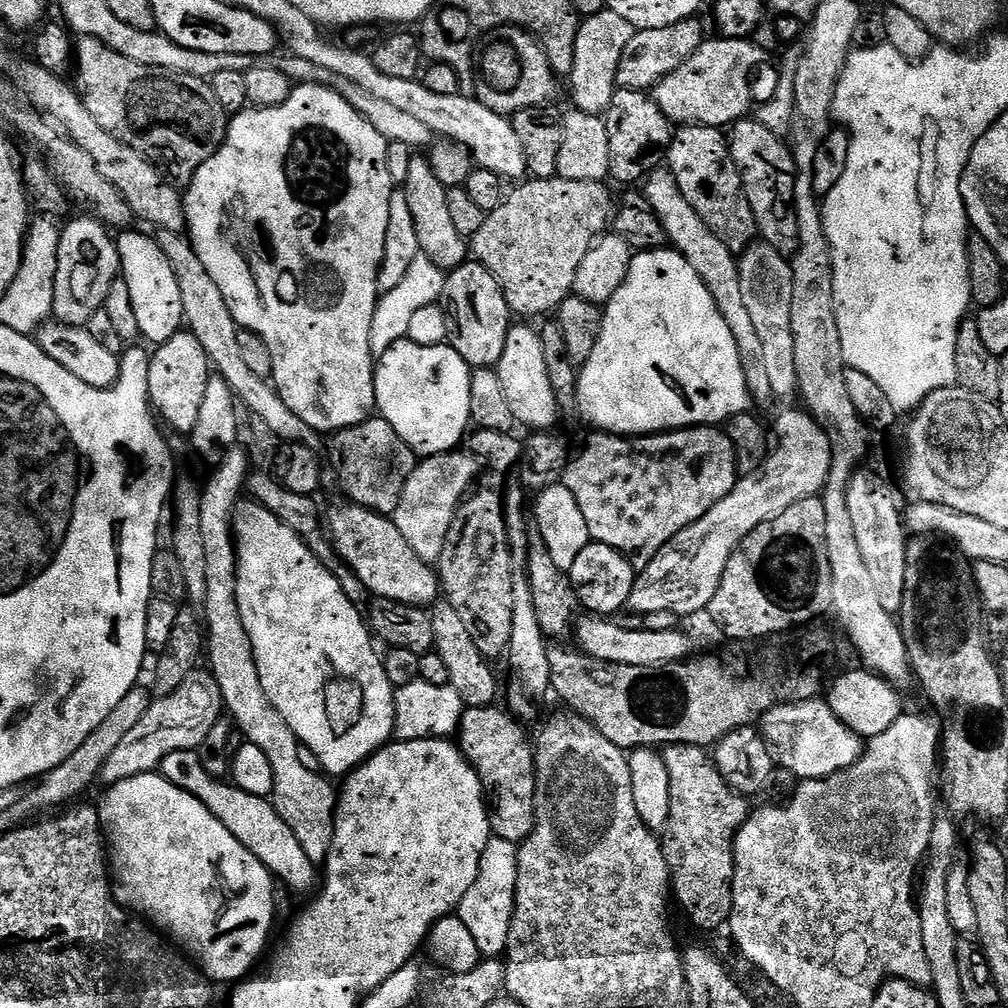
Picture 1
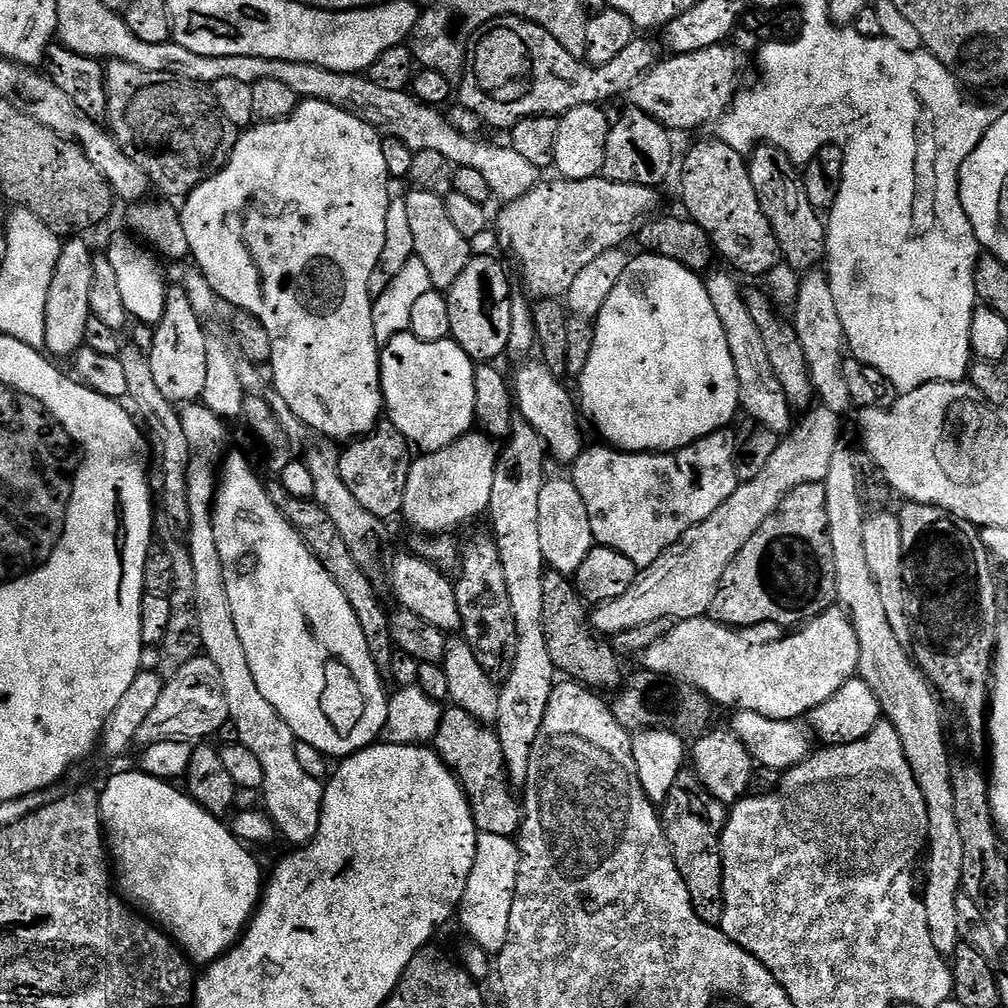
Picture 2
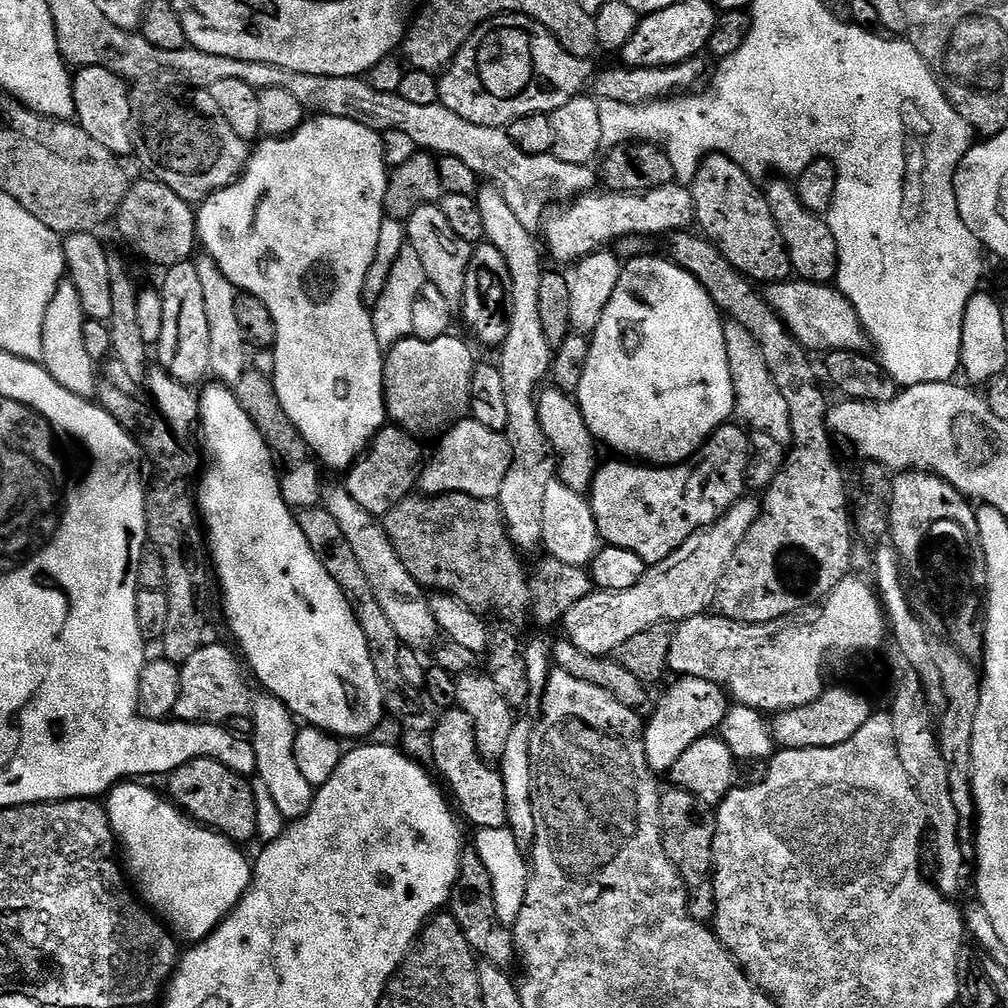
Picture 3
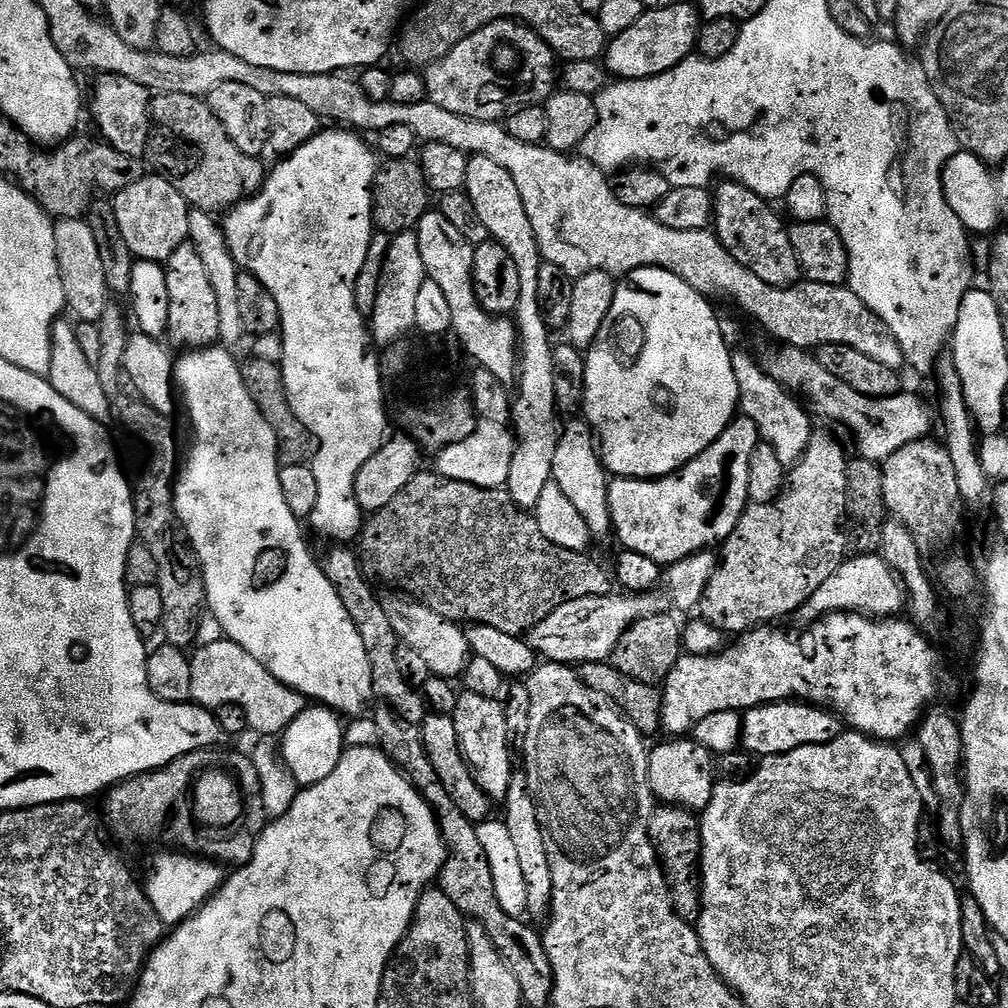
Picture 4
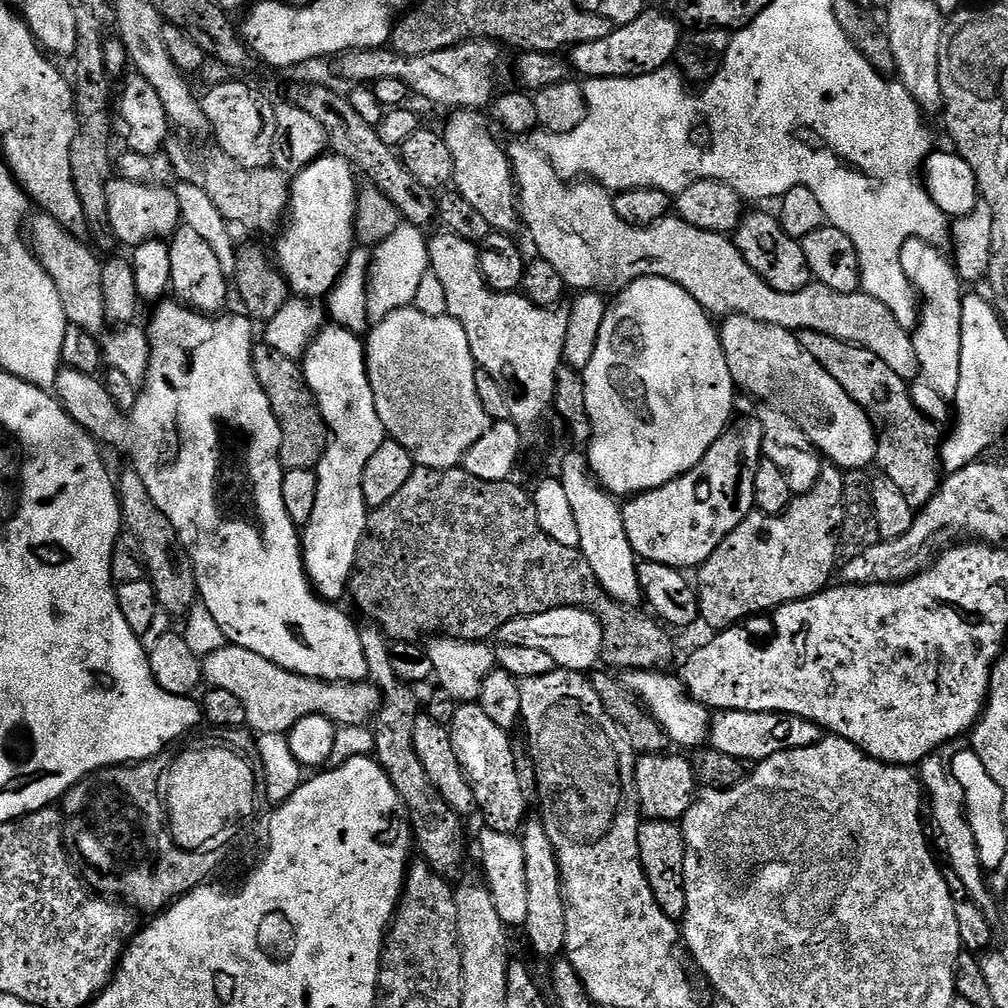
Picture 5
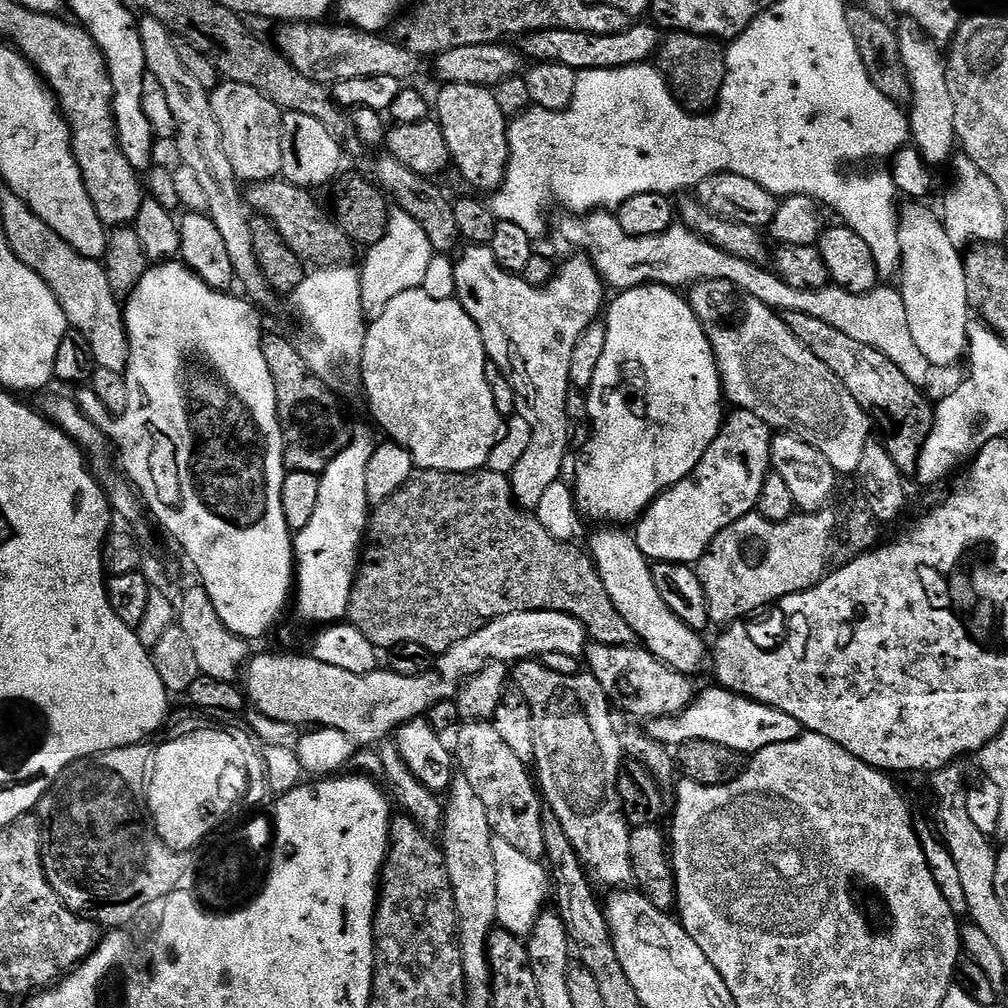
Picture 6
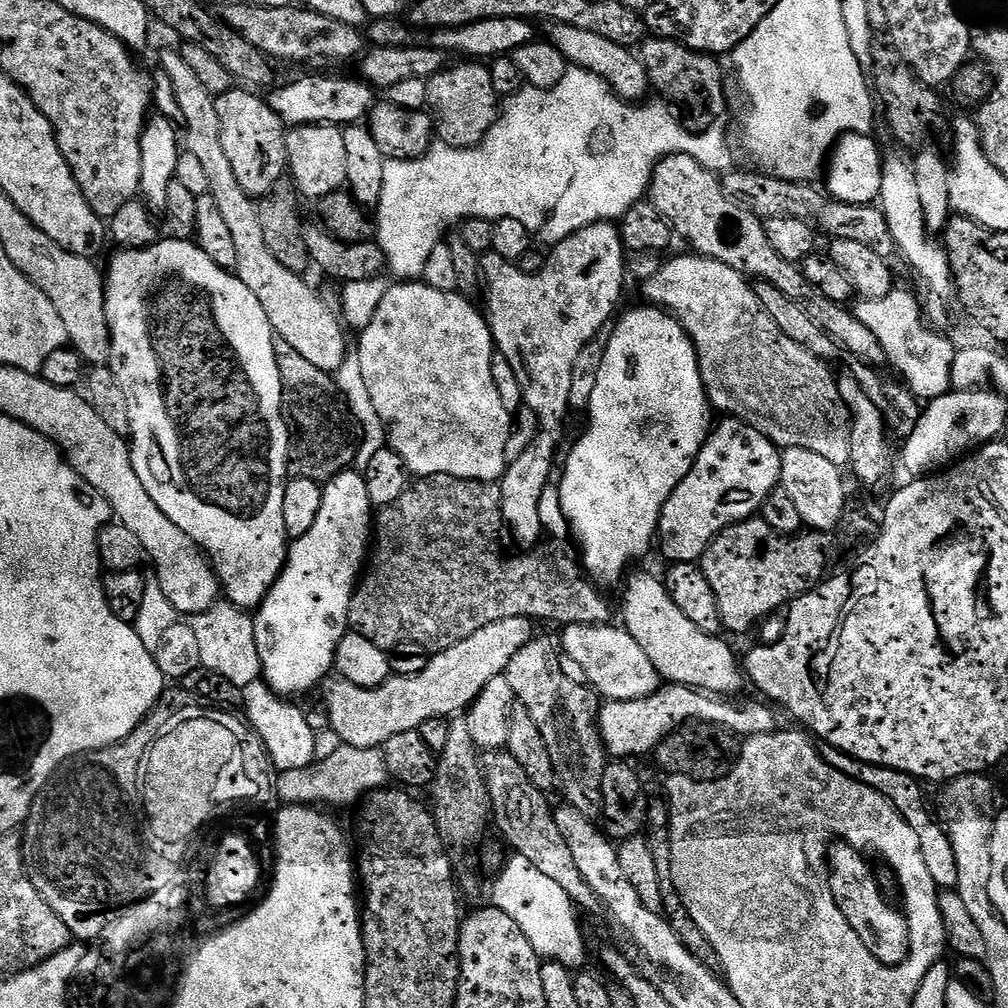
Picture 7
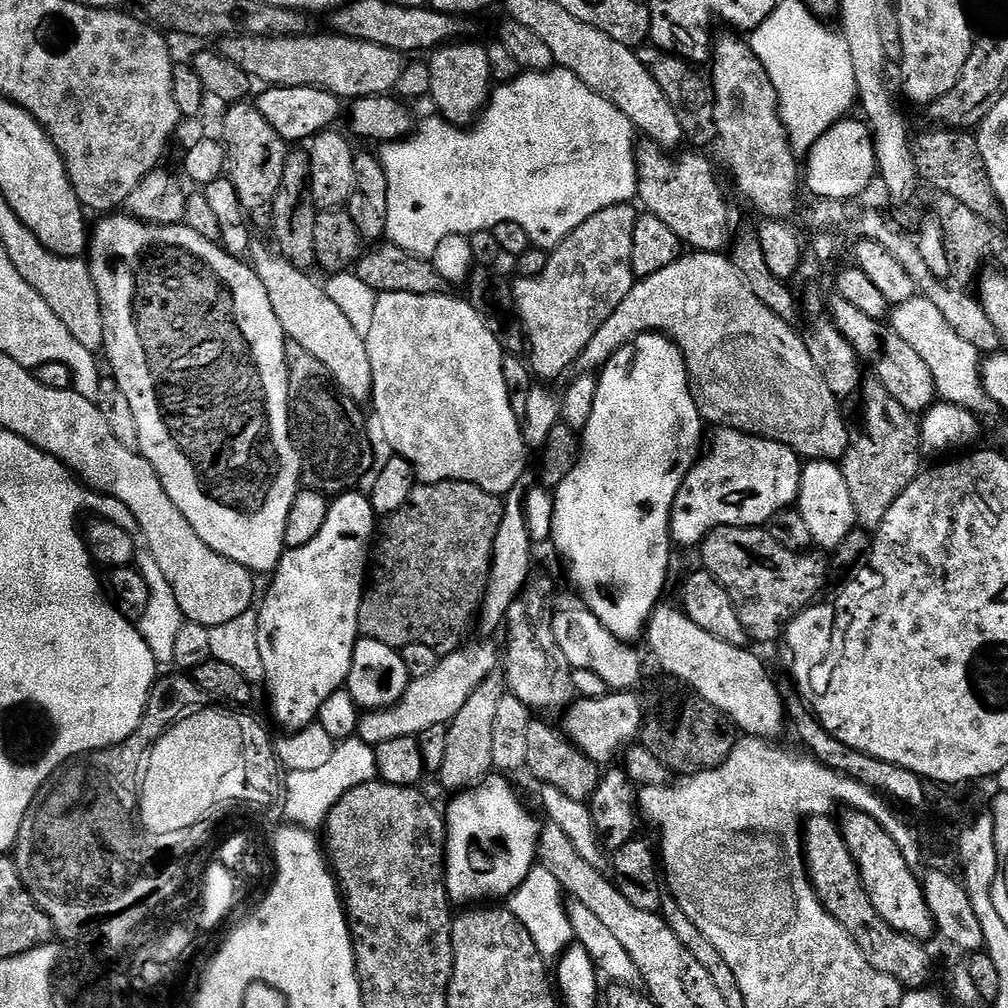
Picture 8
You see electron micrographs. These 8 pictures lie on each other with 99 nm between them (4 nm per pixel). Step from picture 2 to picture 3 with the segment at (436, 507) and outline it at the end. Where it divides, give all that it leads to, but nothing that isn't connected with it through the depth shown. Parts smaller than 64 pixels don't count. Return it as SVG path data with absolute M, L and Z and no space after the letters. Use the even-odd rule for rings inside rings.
M460 418L440 438L436 453L429 460L427 457L423 461L418 477L419 491L429 496L444 496L447 492L461 492L470 494L474 498L496 500L502 490L502 478L506 478L506 470L512 461L512 445L509 444L507 435L490 430L490 426L482 426L482 422L477 420Z

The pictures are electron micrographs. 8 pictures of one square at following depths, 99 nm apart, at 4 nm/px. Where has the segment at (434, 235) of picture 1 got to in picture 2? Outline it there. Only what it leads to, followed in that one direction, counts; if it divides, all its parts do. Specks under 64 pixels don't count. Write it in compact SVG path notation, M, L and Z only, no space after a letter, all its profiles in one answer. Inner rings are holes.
M419 190L409 193L403 199L410 218L410 231L414 234L416 256L422 258L422 263L426 265L433 289L447 293L454 286L454 282L458 282L458 274L462 274L462 270L466 270L466 266L472 261L473 245L462 234L458 234L458 229L450 222L443 196Z

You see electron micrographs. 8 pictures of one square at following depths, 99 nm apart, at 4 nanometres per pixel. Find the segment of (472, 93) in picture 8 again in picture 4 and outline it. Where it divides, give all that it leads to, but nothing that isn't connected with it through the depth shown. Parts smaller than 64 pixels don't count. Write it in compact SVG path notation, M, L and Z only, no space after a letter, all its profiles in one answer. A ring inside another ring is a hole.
M472 156L466 166L466 182L463 191L467 192L470 202L474 202L474 211L486 225L489 237L510 254L516 267L520 283L520 297L514 313L516 335L518 337L518 383L514 388L512 401L511 427L514 429L516 449L510 462L510 474L506 490L519 508L535 510L542 490L552 483L554 450L560 441L556 416L558 409L554 398L554 354L553 341L548 341L550 330L542 322L542 310L538 306L538 270L542 263L540 247L526 218L522 206L522 196L514 186L514 178L498 162L490 162L485 156Z

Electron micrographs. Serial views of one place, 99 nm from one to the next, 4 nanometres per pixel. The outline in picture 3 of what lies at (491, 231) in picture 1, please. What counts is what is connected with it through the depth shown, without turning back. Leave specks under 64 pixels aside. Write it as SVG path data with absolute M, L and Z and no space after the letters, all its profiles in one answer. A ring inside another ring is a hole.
M679 182L658 186L658 190L646 190L645 192L593 190L575 197L567 206L557 207L556 210L553 216L551 213L547 217L543 225L542 240L544 236L543 243L546 245L547 255L549 252L558 263L568 264L567 266L575 265L577 260L581 260L583 256L588 256L591 252L598 252L605 246L612 246L615 240L620 240L623 236L661 236L664 238L673 232L691 229L696 224L692 189Z

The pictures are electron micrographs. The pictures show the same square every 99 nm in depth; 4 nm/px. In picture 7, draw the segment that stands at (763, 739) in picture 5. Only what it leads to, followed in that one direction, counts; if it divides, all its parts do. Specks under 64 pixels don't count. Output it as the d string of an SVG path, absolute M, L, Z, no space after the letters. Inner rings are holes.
M685 684L662 686L645 700L610 700L600 709L600 739L609 757L628 762L633 759L631 756L651 757L665 738L689 722L716 724L740 738L777 731L776 716L767 703L744 704L739 708L732 702L728 698L713 698L709 693L687 688Z

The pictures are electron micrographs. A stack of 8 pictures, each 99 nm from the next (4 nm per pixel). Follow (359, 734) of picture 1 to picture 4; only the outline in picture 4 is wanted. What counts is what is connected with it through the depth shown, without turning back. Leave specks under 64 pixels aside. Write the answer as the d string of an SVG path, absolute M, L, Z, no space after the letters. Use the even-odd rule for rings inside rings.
M200 346L195 350L188 350L183 353L181 360L177 359L174 364L174 380L177 385L184 387L184 400L188 403L188 420L192 423L192 432L196 435L196 441L192 444L192 453L188 456L188 461L183 461L182 467L178 472L178 479L174 485L176 494L176 513L182 522L184 532L188 535L189 542L192 543L192 549L196 551L196 556L200 560L200 569L206 582L206 608L212 612L214 617L221 624L223 635L232 640L250 658L258 658L266 670L278 682L282 682L290 688L296 689L309 701L317 705L323 705L325 708L332 709L337 714L343 714L345 717L352 718L357 714L363 713L368 704L368 699L373 699L373 688L371 680L371 664L367 656L365 647L362 644L361 635L358 629L351 621L350 615L346 612L342 601L335 593L335 588L330 584L323 573L317 557L312 557L308 553L308 544L304 541L304 532L301 521L297 520L294 514L290 514L290 506L286 506L286 498L282 498L282 482L280 481L280 470L282 460L276 457L276 448L278 452L278 441L270 422L258 410L254 398L250 398L250 392L246 390L244 379L240 373L240 364L228 352L229 349L224 346Z

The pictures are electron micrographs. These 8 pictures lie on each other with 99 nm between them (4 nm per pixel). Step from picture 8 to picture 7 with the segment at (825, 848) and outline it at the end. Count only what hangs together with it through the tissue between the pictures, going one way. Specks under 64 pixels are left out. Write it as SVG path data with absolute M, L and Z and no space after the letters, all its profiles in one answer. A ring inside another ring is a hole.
M836 842L828 849L828 885L842 910L842 918L850 922L850 930L862 938L866 950L883 964L901 964L910 950L910 930L908 919L899 907L896 908L884 897L868 860L855 843Z

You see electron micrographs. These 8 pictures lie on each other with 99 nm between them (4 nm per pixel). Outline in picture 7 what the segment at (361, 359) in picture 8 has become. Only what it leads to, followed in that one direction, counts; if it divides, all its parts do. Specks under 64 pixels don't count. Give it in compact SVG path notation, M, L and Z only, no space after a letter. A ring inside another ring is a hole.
M178 50L164 52L160 56L159 67L170 76L174 86L174 95L182 108L182 140L186 151L194 154L198 162L206 169L210 178L208 192L218 202L218 210L230 229L234 238L234 246L238 253L234 274L247 288L254 293L254 298L262 302L262 310L266 310L266 318L270 322L276 336L286 338L306 362L318 366L318 370L335 374L348 359L350 349L348 340L344 337L345 325L328 309L328 304L304 281L305 277L298 272L286 270L274 254L270 254L270 246L266 246L266 237L262 234L262 222L258 218L258 204L253 197L242 190L238 178L234 174L230 161L226 159L226 150L222 150L222 134L218 126L218 110L216 97L202 86L202 81L186 66L186 58ZM188 143L188 144L187 144ZM341 324L341 325L340 325Z

